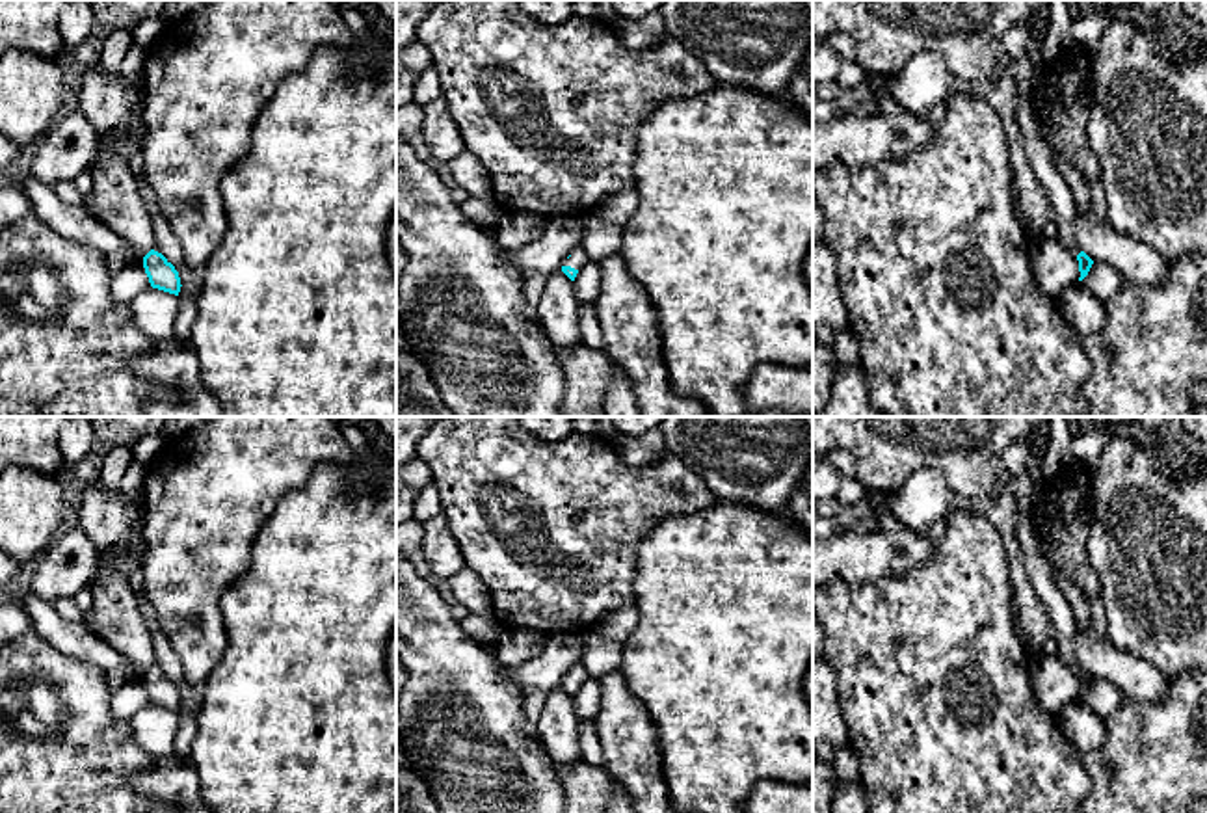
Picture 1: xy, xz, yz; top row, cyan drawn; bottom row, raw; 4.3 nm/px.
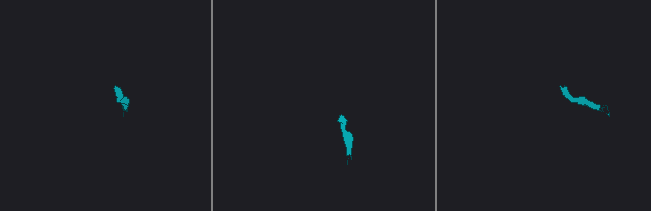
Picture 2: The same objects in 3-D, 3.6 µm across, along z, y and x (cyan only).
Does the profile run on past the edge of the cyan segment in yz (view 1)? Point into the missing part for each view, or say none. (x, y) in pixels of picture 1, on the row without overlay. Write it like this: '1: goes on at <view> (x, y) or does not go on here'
1: does not go on here

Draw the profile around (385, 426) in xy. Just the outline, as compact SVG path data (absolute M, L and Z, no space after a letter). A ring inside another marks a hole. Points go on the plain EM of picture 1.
M365 417L365 422L387 443L396 445L396 417Z

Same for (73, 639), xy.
M30 593L15 599L32 620L32 631L67 657L97 666L106 675L123 673L126 683L143 683L134 664L84 621L63 620L52 603Z

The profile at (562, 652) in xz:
M549 634L543 653L519 666L504 668L504 675L523 694L547 694L562 686L567 673L582 664L584 634Z

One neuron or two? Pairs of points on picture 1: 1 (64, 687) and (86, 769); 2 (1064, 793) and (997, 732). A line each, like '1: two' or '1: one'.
1: one
2: one

